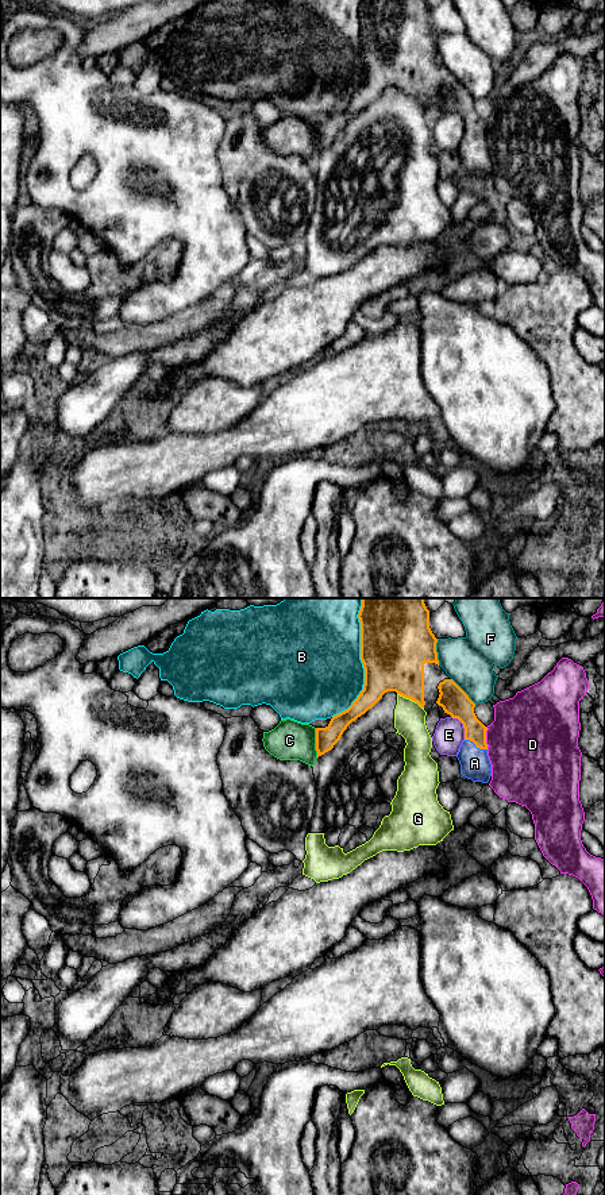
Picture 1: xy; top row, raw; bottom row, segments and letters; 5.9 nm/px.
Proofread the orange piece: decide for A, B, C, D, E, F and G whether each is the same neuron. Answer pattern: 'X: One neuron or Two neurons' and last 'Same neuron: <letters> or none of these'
A: One neuron
B: Two neurons
C: Two neurons
D: Two neurons
E: Two neurons
F: Two neurons
G: Two neurons
Same neuron: A

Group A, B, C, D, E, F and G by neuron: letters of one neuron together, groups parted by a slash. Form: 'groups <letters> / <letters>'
groups A / B / C / D / E / F / G

